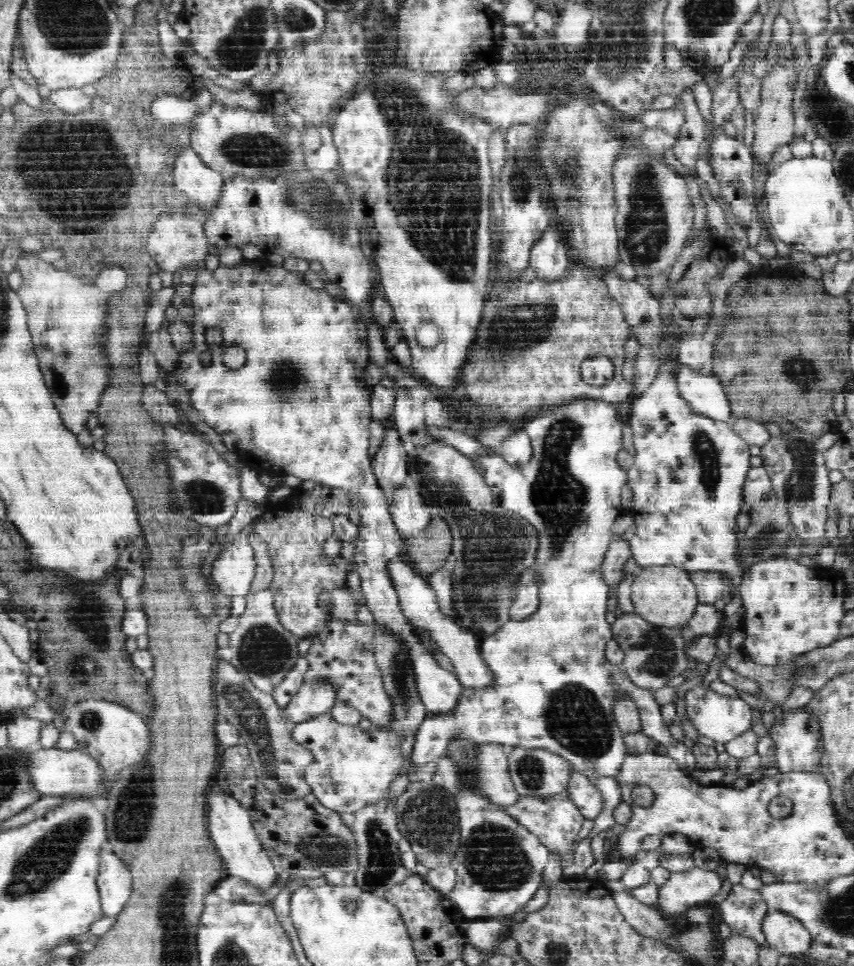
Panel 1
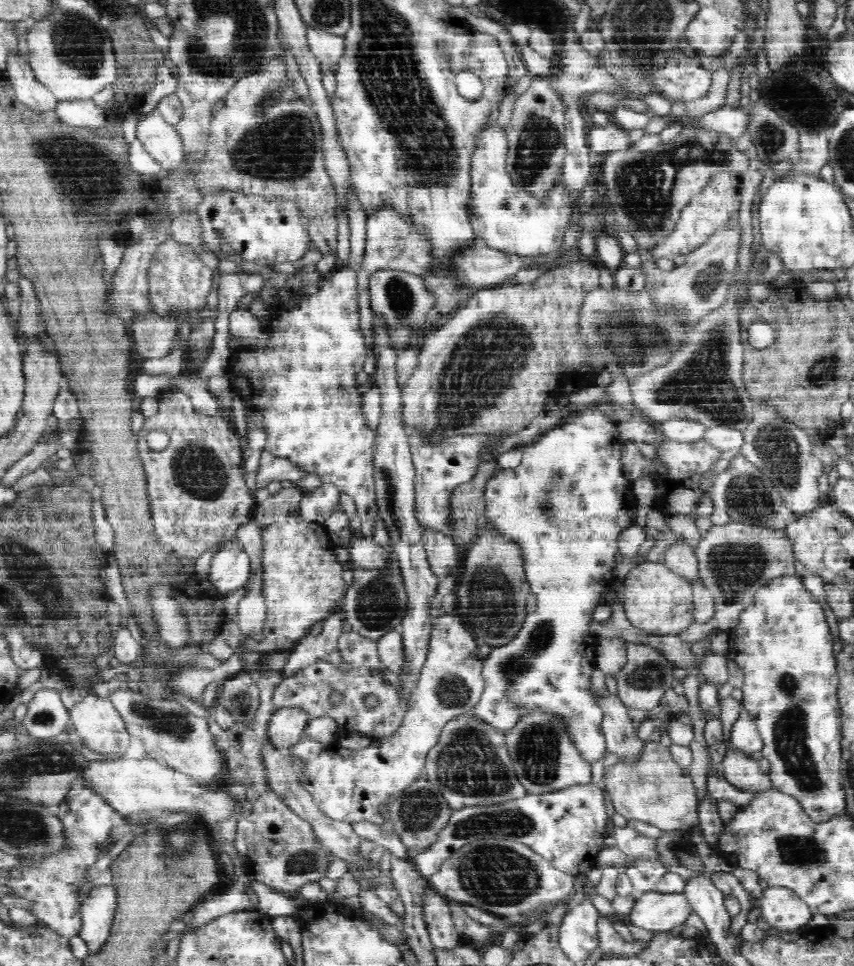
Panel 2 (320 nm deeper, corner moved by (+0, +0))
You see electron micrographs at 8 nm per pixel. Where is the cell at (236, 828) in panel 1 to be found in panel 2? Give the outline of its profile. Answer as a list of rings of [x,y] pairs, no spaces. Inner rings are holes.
[[[133,686],[127,690],[115,690],[110,698],[126,720],[130,734],[130,746],[123,758],[156,759],[162,765],[184,774],[196,785],[212,788],[223,783],[218,779],[218,774],[224,768],[224,760],[209,731],[209,719],[188,713],[176,701],[149,699]]]

